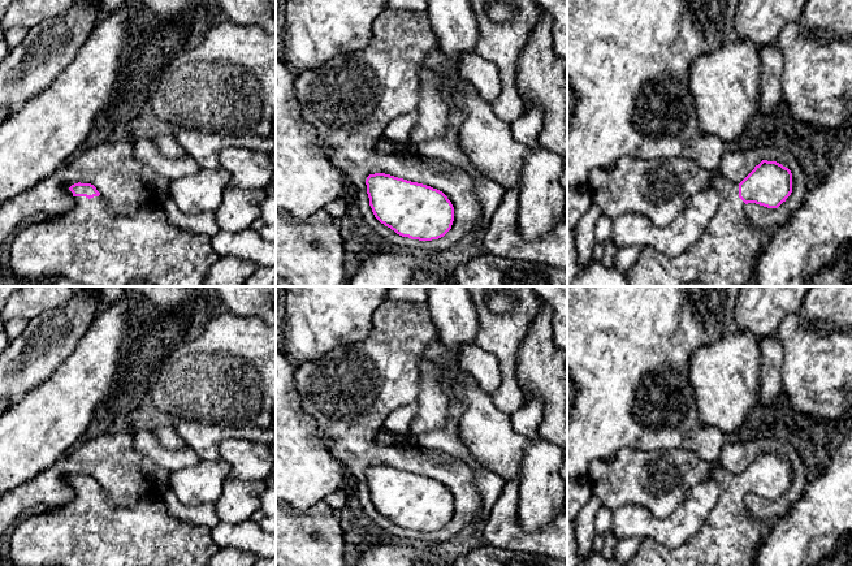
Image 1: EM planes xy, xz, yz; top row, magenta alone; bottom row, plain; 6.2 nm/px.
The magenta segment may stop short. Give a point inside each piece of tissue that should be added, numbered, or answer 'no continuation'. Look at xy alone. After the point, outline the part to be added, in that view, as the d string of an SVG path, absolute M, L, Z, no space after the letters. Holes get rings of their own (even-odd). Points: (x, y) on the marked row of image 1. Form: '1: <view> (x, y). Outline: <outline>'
1: xy (89, 245). Outline: M100 194L91 199L74 196L75 207L46 221L21 230L10 247L9 268L26 280L64 277L85 286L129 286L133 281L146 280L156 286L204 286L213 263L219 259L211 237L173 225L161 209L142 206L130 215L112 215Z

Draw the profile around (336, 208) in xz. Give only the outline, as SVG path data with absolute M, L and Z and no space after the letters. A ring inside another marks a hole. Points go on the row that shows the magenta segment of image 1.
M341 195L334 200L329 202L323 209L329 213L334 220L341 221L346 215L346 196Z

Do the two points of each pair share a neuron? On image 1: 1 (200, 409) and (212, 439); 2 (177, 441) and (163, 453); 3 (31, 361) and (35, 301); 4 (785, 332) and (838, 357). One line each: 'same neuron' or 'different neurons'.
1: different neurons
2: different neurons
3: different neurons
4: same neuron

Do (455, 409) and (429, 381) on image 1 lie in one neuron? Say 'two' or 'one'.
two

